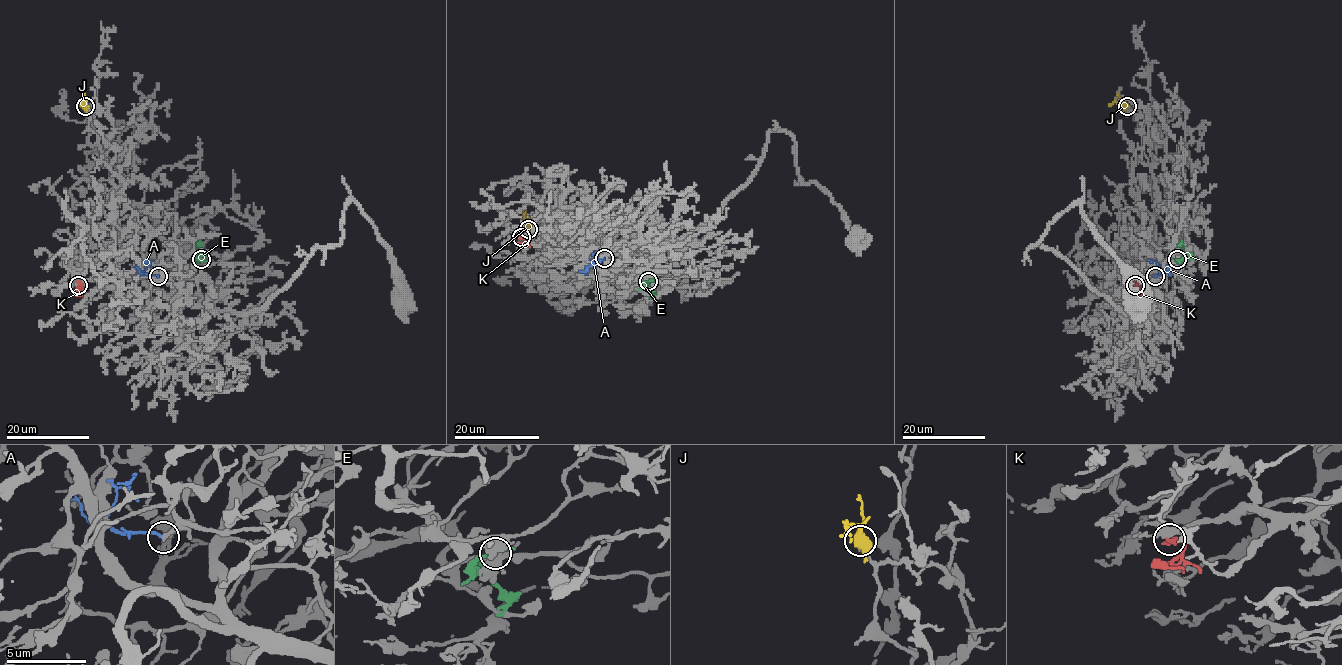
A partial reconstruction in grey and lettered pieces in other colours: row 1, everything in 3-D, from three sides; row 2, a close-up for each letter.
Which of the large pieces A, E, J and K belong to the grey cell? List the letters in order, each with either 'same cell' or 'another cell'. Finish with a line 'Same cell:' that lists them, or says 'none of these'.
A: another cell
E: another cell
J: same cell
K: same cell
Same cell: J, K

